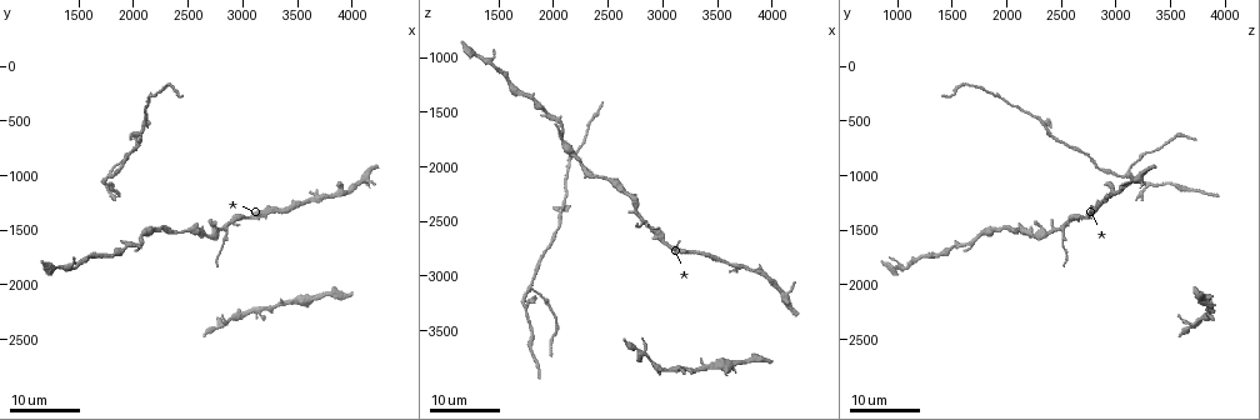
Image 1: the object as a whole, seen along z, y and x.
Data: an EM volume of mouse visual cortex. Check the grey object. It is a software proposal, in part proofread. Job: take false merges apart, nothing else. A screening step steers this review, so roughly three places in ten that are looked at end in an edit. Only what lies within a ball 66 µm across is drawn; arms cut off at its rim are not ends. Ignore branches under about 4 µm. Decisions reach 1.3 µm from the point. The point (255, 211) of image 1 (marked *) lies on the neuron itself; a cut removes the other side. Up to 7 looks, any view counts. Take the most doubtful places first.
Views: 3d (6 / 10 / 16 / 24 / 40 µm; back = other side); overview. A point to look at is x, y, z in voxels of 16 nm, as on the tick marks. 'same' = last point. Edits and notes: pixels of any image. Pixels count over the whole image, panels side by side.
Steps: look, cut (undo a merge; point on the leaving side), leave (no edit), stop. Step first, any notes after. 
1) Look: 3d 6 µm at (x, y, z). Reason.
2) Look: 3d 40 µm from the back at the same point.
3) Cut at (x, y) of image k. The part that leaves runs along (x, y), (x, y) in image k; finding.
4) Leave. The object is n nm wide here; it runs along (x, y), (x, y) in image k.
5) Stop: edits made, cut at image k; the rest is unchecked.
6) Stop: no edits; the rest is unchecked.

Look: 3d 16 µm at (2860, 1480, 2520). A fork.

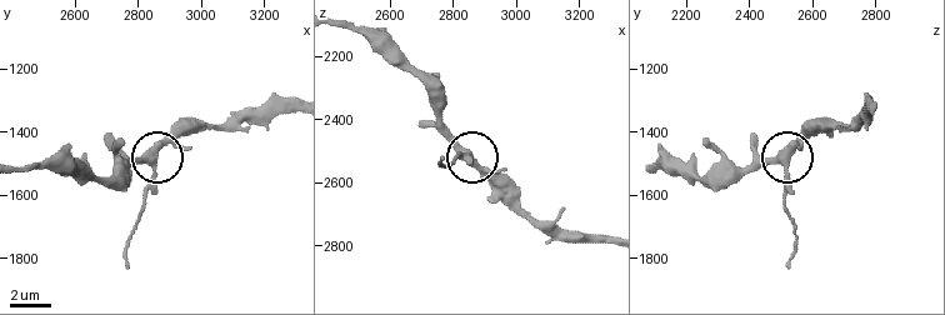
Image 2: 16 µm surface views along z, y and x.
Look: 3d 10 µm at (2830, 1500, 2500).

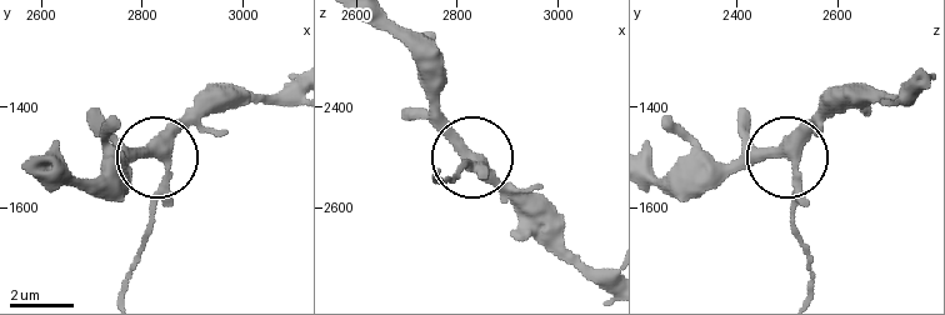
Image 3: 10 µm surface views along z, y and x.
Leave. The object is 340 nm wide here; continuous, no second neuron.

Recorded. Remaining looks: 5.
Look: 3d 16 µm at (1800, 960, 3120). Three-way junction.

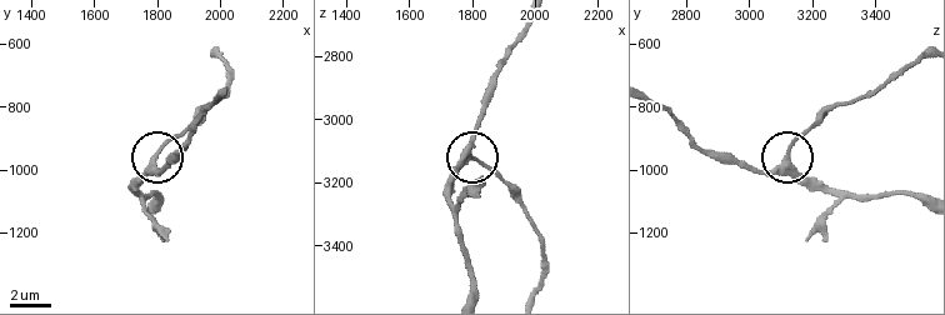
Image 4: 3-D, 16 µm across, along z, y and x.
Look: 3d 10 µm at (1780, 980, 3120).

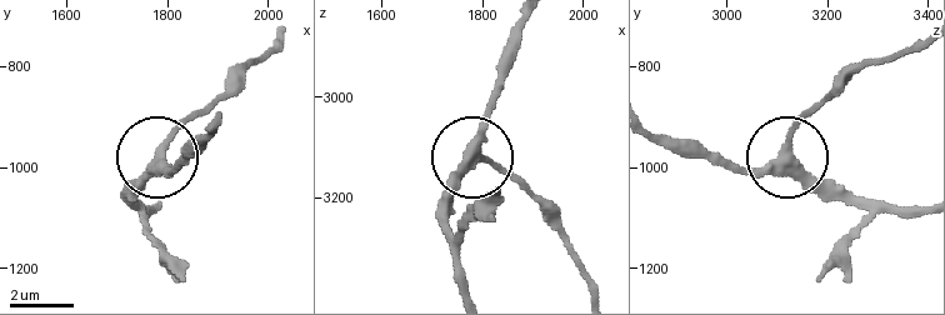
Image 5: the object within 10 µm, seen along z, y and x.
Leave. 3 arms meet here; one neuron here.

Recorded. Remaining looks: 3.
Look: 3d 16 µm at (2040, 700, 2480).

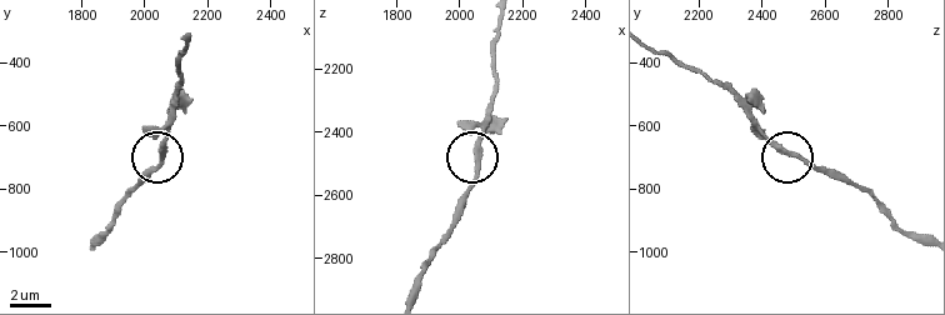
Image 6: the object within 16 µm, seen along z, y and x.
Look: 3d 6 µm at (2060, 690, 2470).

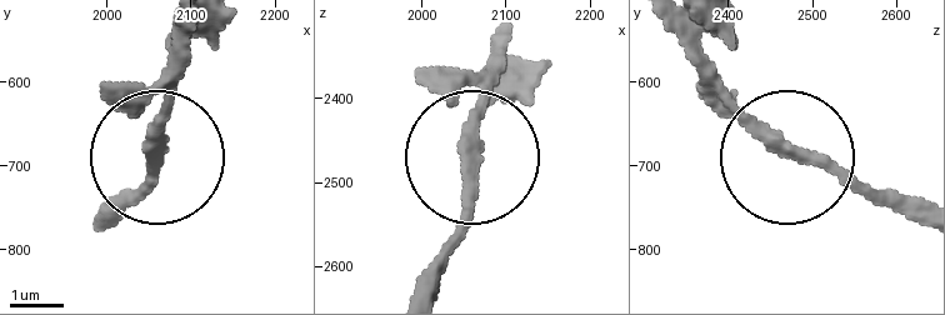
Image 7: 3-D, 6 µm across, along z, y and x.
Look: 3d 6 µm from the back at (2060, 685, 2480).

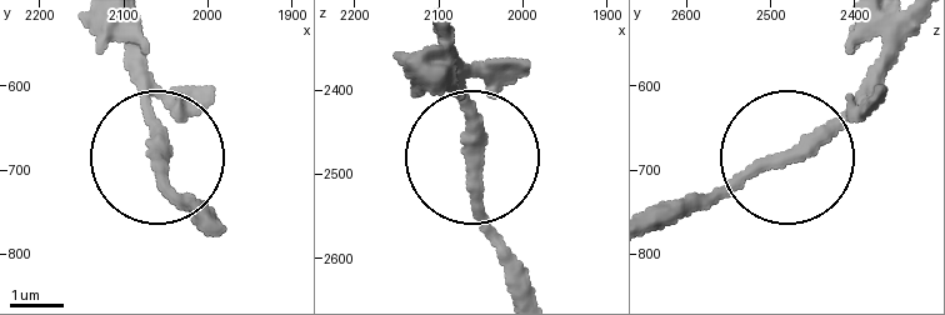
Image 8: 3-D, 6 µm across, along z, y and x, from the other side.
Leave. The object is 270 nm wide here; all the same neuron.

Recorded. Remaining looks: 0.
Stop: no edits; the rest is unchecked.

